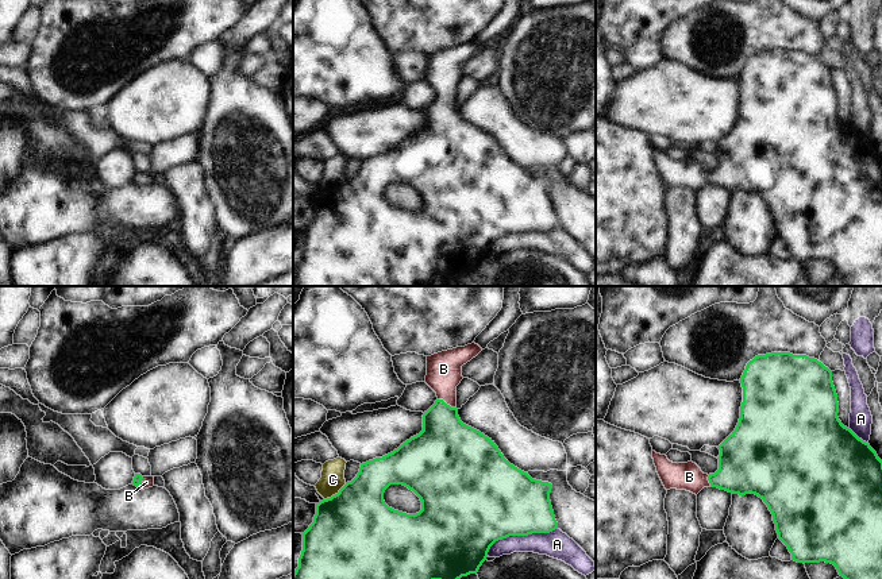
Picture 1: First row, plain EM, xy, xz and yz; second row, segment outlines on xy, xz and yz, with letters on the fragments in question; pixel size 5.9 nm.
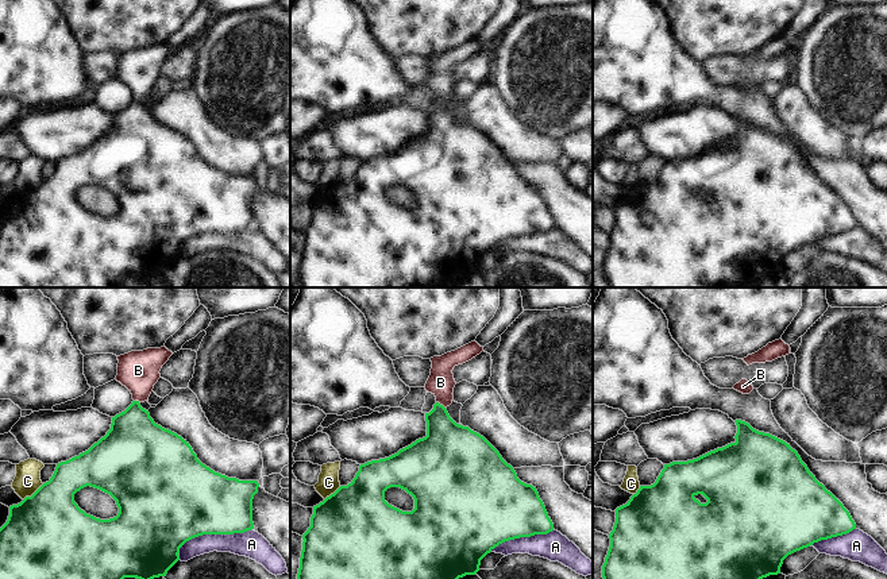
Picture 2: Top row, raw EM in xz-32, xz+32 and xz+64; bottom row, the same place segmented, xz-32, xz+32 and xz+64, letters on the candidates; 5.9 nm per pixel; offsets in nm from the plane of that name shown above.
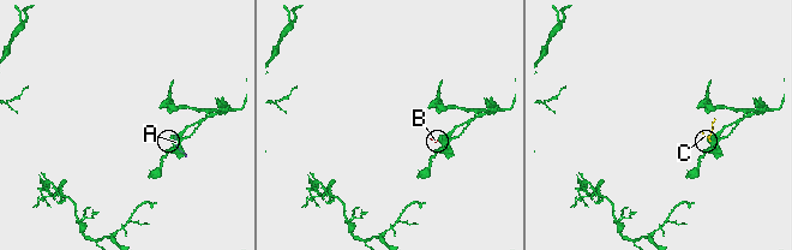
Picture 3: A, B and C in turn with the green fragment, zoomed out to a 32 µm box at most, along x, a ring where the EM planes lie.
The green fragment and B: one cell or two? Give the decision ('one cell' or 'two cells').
one cell

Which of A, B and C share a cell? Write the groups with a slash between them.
A / B / C

